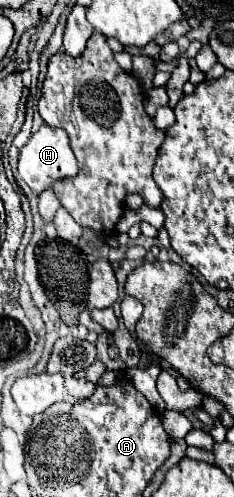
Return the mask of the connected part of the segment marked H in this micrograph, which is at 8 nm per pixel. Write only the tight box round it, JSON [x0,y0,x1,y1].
[18,124,80,194]

